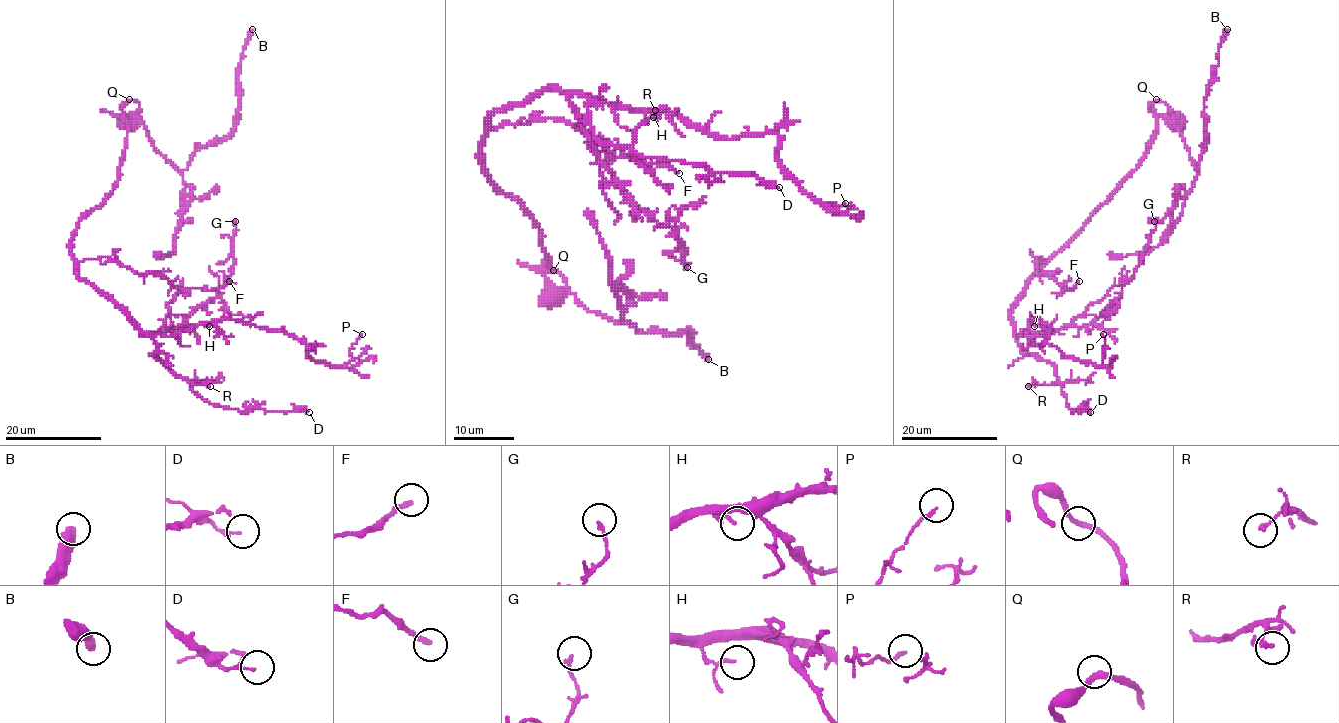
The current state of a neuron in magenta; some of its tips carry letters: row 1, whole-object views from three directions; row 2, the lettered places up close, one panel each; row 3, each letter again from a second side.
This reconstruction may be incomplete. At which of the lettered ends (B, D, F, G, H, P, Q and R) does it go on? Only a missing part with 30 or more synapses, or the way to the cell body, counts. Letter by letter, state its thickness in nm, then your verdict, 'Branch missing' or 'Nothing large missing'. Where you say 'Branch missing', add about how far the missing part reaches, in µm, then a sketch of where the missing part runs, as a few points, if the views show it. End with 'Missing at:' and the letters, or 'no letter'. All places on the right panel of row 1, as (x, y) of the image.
B: Thickness 500 nm. Nothing large missing
D: Thickness 140 nm. Nothing large missing
F: Thickness 240 nm. Nothing large missing
G: Thickness 130 nm. Nothing large missing
H: Thickness 90 nm. Nothing large missing
P: Thickness 140 nm. Nothing large missing
Q: Thickness 220 nm. Nothing large missing
R: Thickness 190 nm. Nothing large missing
Missing at: no letter

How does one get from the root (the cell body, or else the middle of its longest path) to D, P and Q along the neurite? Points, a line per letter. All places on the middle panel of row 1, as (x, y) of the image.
D: (550, 293), (537, 222), (482, 162), (488, 119), (547, 88), (581, 91), (605, 143), (779, 187)
P: (550, 293), (537, 222), (482, 162), (488, 119), (547, 88), (727, 138), (776, 134), (779, 166), (845, 203)
Q: (550, 293), (567, 293), (564, 277), (553, 270)

